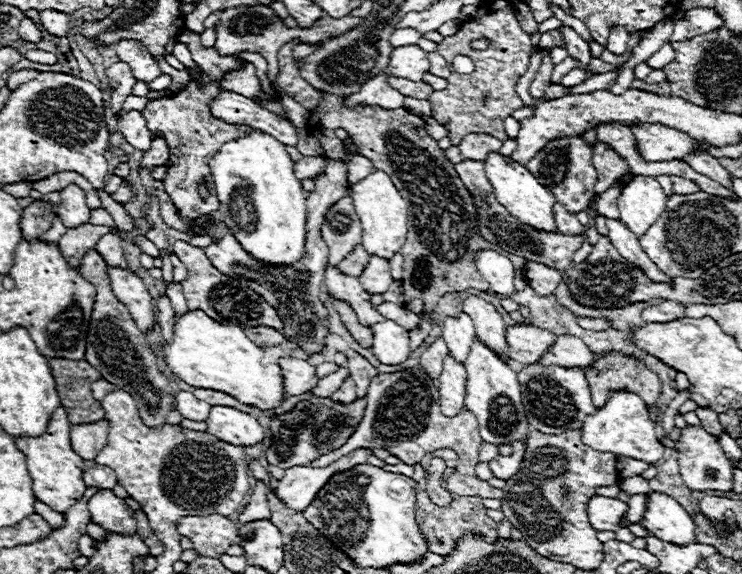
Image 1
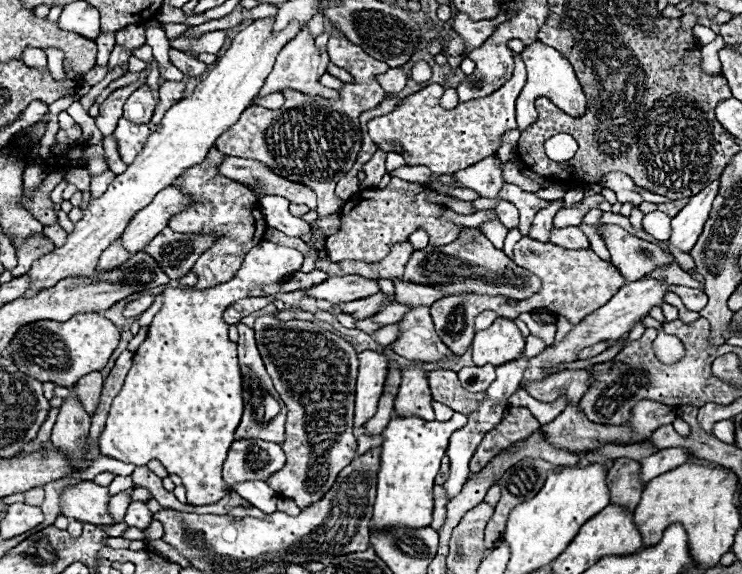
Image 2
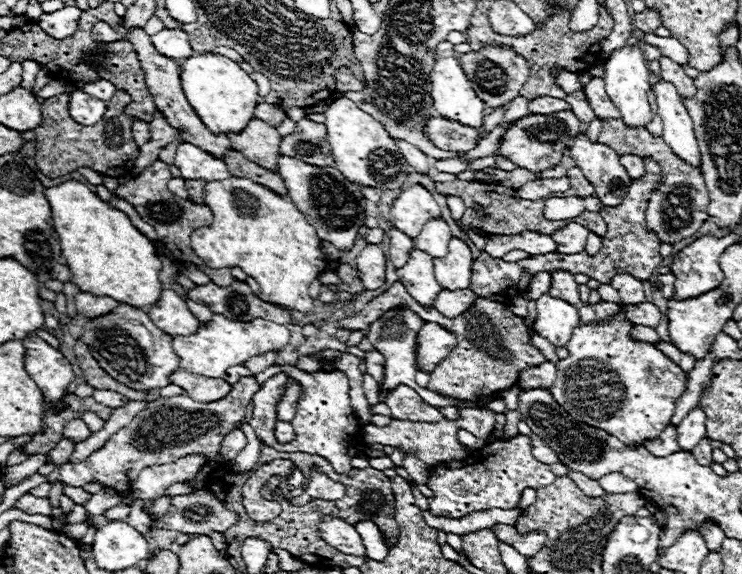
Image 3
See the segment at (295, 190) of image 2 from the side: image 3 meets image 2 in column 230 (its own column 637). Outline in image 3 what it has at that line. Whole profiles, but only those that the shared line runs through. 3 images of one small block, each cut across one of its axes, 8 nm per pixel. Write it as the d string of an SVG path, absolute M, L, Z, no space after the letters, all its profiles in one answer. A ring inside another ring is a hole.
M626 154L626 156L620 156L620 164L624 164L628 176L632 176L632 180L644 176L644 160L640 156L632 156L632 154Z

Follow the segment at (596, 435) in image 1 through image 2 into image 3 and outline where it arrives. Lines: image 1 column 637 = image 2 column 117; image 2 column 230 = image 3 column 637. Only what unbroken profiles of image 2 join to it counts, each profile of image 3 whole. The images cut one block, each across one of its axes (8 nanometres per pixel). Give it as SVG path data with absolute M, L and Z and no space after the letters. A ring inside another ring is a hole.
M616 274L616 276L612 278L610 286L614 286L614 288L620 292L624 304L640 304L640 302L644 302L642 282L636 280L634 276L628 276L628 274ZM614 320L604 326L576 326L568 342L568 356L558 362L556 382L550 392L552 398L576 420L582 420L594 428L602 428L608 434L618 436L624 444L642 444L648 438L656 438L668 426L674 412L674 402L686 388L686 376L650 342L630 340L632 326L634 324L630 320ZM606 474L600 480L600 486L608 492L608 494L626 494L626 492L638 492L638 484L630 478L626 478L624 474Z

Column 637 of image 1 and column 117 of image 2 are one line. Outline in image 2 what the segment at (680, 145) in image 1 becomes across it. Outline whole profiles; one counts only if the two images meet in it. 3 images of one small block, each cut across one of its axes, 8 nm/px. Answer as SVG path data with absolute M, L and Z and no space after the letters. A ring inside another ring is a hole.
M122 118L118 122L118 128L114 130L122 160L126 164L132 164L132 160L136 160L136 156L140 154L140 148L144 148L148 136L156 130L160 130L160 124L154 124L154 130L152 130L152 124L134 124Z

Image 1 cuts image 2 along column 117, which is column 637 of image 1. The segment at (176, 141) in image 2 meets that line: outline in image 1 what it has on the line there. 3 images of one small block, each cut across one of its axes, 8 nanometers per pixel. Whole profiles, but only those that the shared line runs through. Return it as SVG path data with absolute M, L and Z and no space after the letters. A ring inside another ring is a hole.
M634 176L618 198L620 220L630 228L630 232L640 238L664 212L666 194L652 176Z

